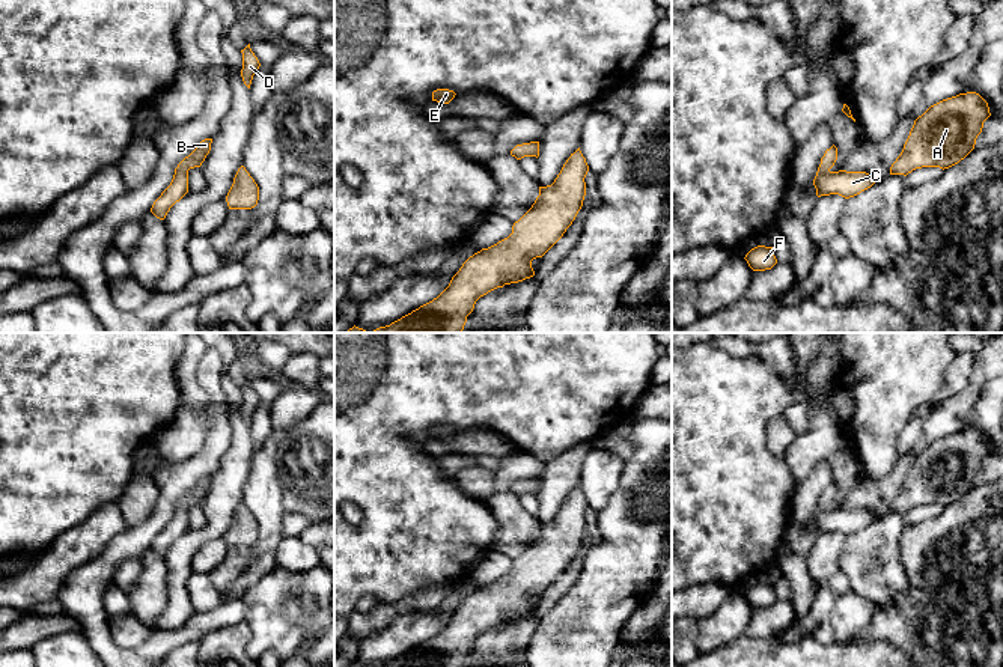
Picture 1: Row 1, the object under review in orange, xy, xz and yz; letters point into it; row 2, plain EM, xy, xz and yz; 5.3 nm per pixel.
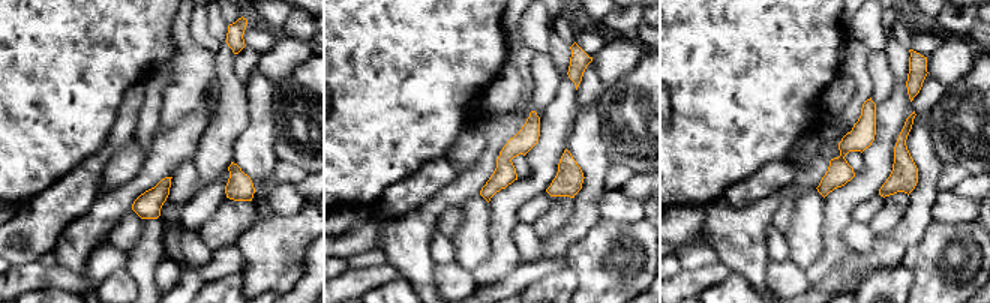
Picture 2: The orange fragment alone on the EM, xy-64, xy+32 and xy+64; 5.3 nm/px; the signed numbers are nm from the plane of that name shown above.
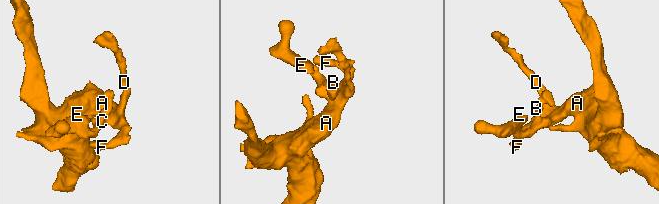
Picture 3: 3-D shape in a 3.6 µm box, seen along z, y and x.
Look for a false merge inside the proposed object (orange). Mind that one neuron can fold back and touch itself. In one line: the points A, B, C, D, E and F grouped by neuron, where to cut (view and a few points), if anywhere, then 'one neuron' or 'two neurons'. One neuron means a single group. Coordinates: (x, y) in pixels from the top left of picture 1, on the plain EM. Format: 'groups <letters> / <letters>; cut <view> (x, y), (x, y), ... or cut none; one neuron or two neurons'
groups A B C D E F; cut none; one neuron

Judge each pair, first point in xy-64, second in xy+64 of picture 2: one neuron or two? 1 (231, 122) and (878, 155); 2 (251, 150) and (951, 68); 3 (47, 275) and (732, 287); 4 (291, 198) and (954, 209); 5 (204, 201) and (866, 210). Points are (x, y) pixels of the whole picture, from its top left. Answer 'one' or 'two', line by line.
1: one
2: two
3: two
4: one
5: one

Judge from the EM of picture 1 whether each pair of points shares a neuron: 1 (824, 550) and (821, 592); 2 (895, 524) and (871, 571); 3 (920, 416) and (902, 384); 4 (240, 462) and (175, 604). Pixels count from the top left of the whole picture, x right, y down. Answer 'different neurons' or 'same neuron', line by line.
1: same neuron
2: same neuron
3: different neurons
4: same neuron

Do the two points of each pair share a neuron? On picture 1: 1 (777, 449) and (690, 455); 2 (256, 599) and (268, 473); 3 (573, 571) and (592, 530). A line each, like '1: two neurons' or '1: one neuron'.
1: two neurons
2: two neurons
3: one neuron

